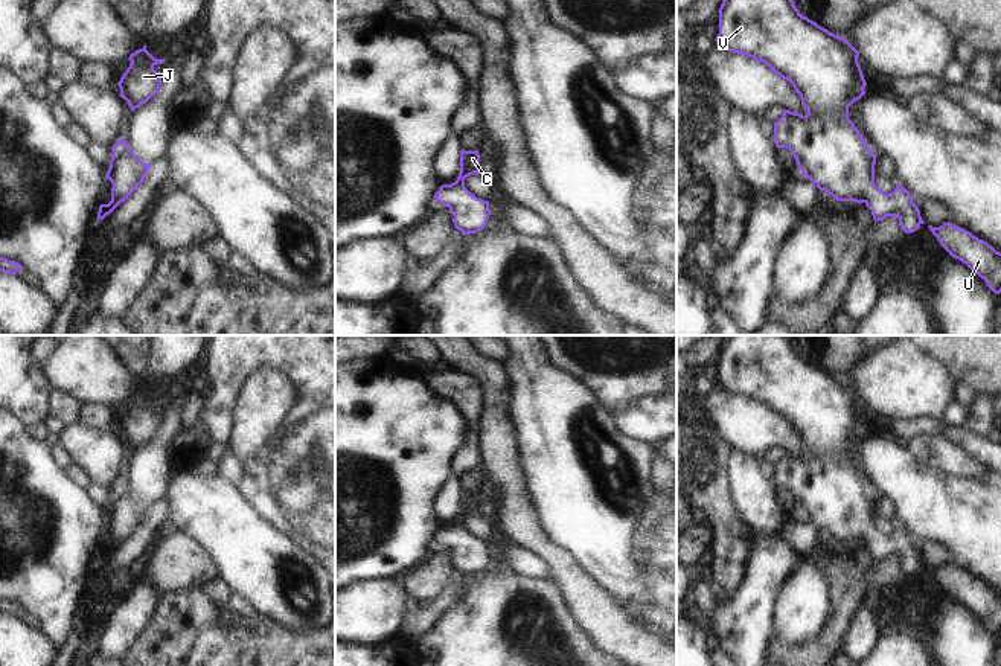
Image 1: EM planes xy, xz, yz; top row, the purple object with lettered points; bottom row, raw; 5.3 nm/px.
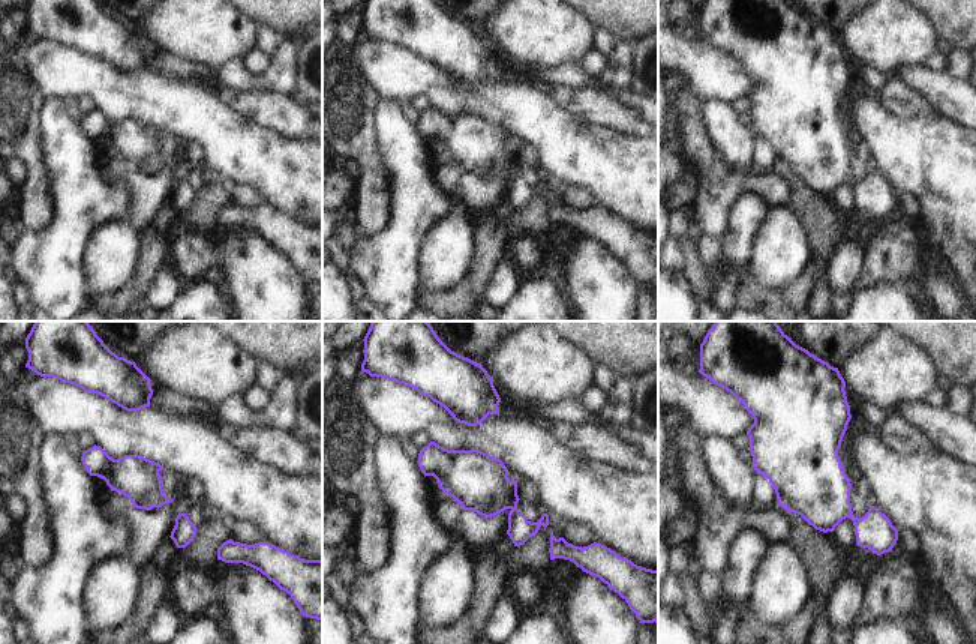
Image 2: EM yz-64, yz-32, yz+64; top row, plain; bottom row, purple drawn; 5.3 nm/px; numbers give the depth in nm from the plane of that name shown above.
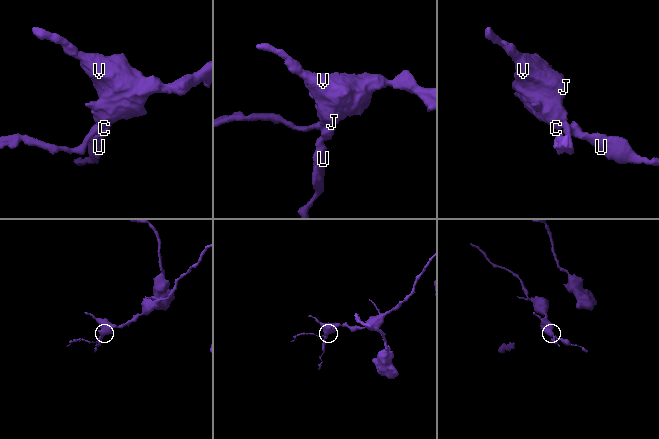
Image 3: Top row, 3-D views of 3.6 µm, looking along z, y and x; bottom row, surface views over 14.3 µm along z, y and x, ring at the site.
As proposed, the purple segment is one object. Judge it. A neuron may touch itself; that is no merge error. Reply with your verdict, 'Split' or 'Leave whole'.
Leave whole.

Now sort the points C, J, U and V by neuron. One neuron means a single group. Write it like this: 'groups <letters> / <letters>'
groups C J U V

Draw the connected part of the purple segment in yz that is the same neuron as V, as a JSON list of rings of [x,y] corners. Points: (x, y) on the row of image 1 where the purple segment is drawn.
[[[722,0],[718,12],[716,44],[765,62],[792,84],[808,110],[806,116],[783,111],[774,122],[776,146],[789,149],[801,174],[836,201],[864,203],[875,221],[897,216],[905,233],[916,232],[925,221],[913,197],[900,184],[891,194],[875,184],[876,154],[849,119],[849,107],[865,94],[867,85],[858,62],[859,52],[846,38],[801,15],[792,0]]]

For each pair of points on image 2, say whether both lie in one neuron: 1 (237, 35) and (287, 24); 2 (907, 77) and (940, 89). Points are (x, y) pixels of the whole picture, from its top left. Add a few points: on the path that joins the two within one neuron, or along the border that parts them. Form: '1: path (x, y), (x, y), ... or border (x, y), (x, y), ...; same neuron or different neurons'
1: border (245, 15), (257, 24); different neurons
2: path (915, 77), (933, 86); same neuron

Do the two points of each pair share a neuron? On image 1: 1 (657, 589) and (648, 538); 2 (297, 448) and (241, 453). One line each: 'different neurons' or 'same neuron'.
1: same neuron
2: different neurons

